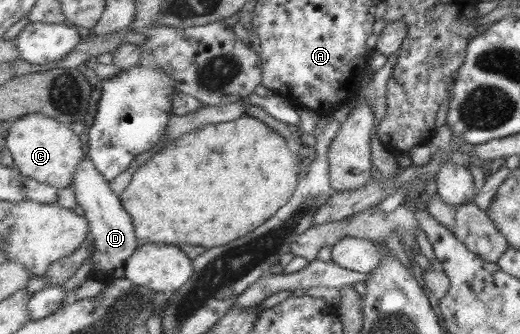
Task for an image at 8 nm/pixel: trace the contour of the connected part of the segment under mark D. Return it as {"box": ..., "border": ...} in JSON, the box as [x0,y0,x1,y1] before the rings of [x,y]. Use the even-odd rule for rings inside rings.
{"box":[70,156,142,281],"border":[[[86,156],[80,161],[74,176],[70,185],[76,191],[78,204],[90,223],[90,235],[95,240],[93,272],[100,273],[109,281],[122,279],[126,276],[126,261],[132,258],[132,254],[142,245],[136,235],[133,218],[90,157]]]}

